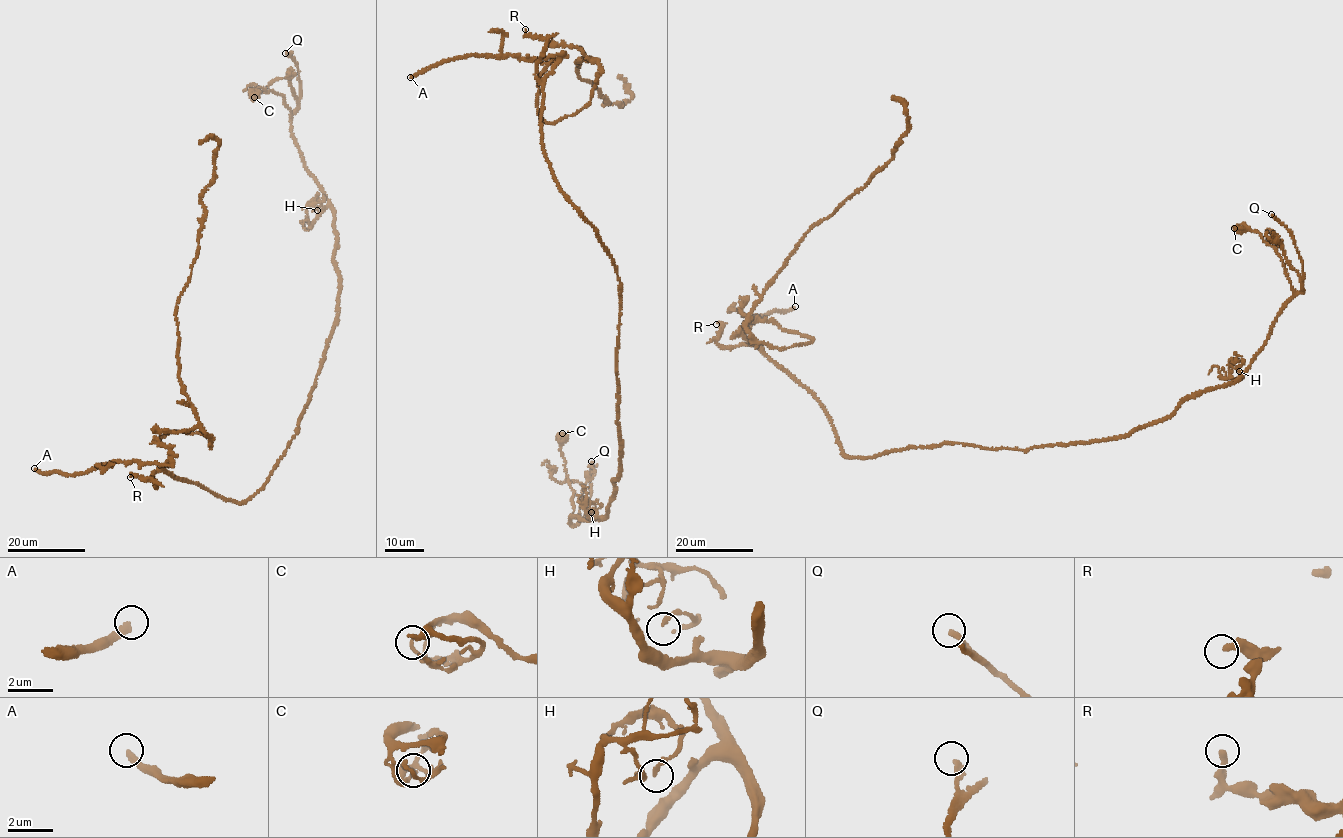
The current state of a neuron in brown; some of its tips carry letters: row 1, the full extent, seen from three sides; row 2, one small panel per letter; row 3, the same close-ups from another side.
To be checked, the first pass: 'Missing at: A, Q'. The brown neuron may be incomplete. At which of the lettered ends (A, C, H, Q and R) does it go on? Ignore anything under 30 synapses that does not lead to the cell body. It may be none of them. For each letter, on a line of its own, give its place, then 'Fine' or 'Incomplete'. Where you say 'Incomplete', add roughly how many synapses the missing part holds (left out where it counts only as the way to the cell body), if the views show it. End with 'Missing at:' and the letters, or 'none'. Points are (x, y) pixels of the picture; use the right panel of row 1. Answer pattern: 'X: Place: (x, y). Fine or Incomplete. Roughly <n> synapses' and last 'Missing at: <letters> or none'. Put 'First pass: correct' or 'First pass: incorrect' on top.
First pass: correct
A: Place: (795, 306). Incomplete. Roughly 300 synapses
C: Place: (1234, 228). Fine
H: Place: (1239, 371). Fine
Q: Place: (1271, 214). Incomplete
R: Place: (716, 324). Fine
Missing at: A, Q

